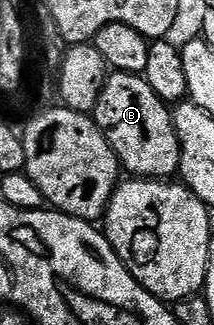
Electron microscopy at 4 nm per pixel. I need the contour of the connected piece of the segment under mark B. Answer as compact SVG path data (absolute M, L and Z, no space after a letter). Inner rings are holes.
M112 73L103 83L103 92L97 100L93 117L103 135L107 137L108 144L113 148L120 167L128 175L160 180L167 180L178 175L181 148L175 131L175 119L168 103L163 102L157 96L157 92L153 92L153 88L149 88L146 78L138 74Z

